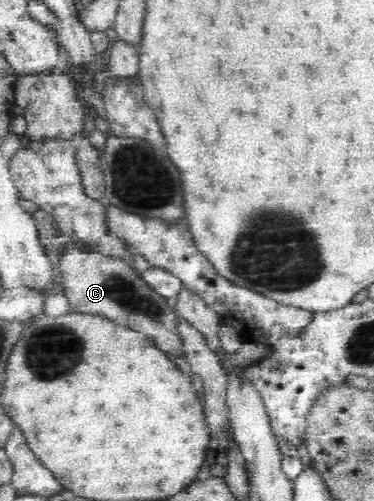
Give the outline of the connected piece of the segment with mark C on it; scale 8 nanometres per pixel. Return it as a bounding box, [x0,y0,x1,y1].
[57,241,192,375]

